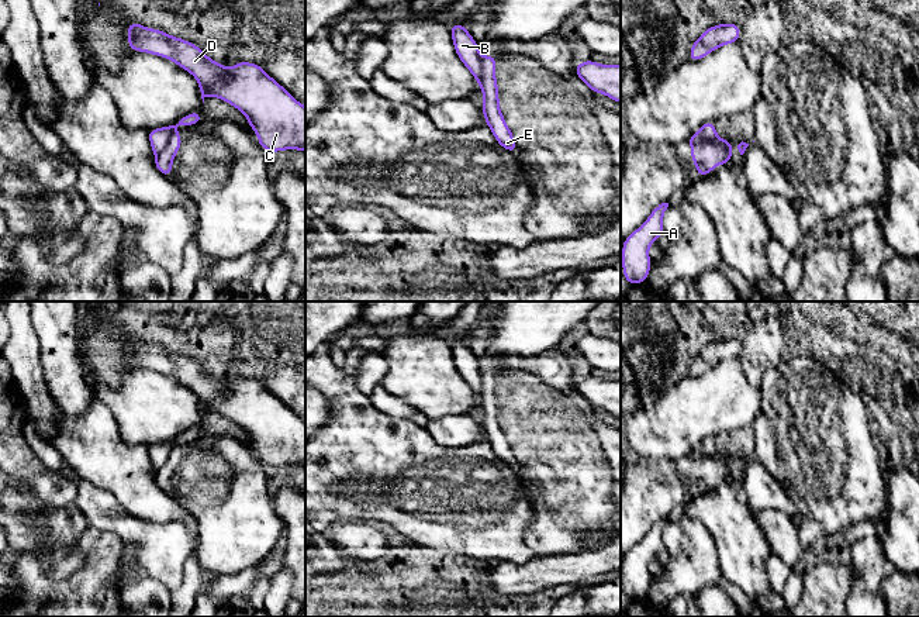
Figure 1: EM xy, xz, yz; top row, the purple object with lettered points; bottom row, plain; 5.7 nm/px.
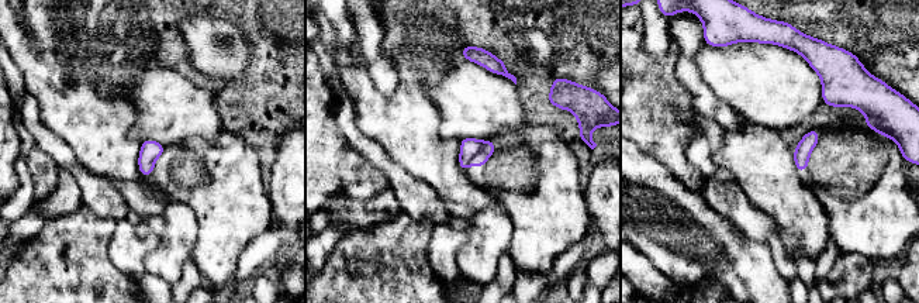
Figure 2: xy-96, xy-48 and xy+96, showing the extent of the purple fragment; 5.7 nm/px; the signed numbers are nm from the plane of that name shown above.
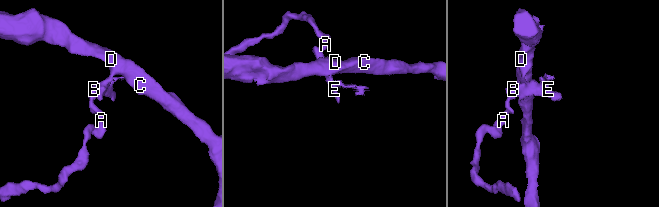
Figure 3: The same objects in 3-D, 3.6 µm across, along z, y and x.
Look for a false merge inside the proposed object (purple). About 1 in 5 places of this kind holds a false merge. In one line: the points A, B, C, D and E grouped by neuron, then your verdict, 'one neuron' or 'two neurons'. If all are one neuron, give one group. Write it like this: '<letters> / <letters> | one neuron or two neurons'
A B C D / E | two neurons

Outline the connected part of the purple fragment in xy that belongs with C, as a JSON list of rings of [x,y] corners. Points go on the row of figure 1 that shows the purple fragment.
[[[138,23],[127,27],[131,51],[146,52],[172,59],[182,69],[191,73],[200,86],[201,99],[215,96],[242,111],[258,134],[258,142],[266,152],[301,149],[305,152],[305,107],[297,101],[283,86],[265,73],[256,63],[239,61],[234,68],[225,68],[210,59],[197,45],[172,37],[162,30],[146,28]]]

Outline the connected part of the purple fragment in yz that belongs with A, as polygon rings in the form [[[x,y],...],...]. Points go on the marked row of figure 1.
[[[668,203],[656,206],[647,220],[623,241],[622,269],[629,285],[646,282],[650,273],[649,247],[666,232],[663,214],[667,207]]]

